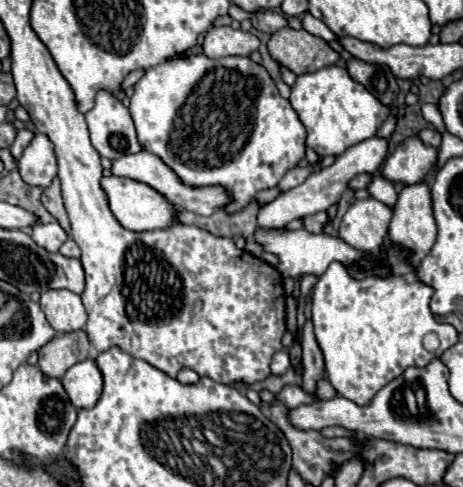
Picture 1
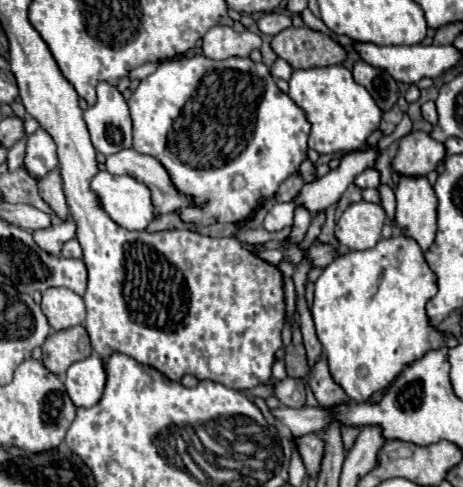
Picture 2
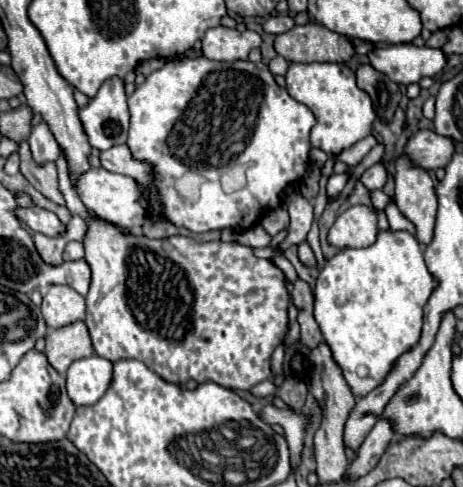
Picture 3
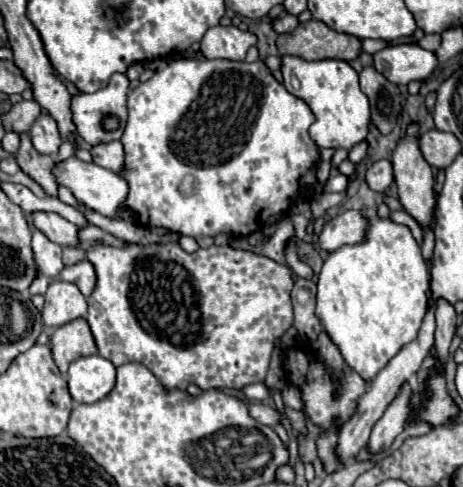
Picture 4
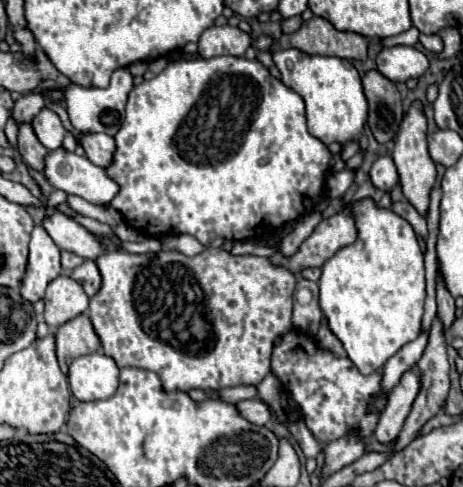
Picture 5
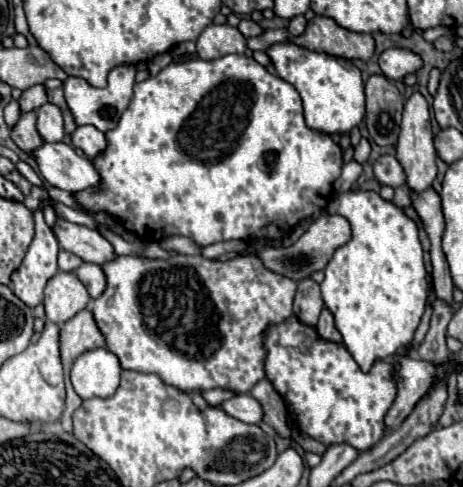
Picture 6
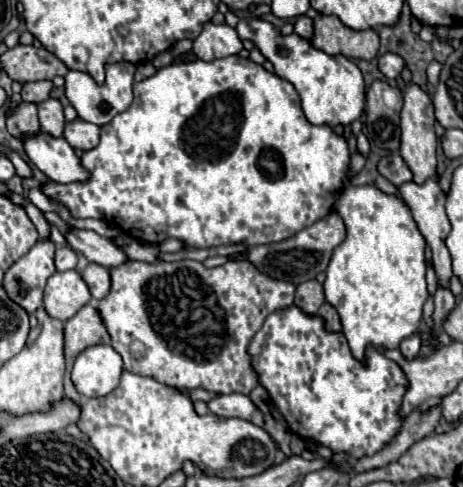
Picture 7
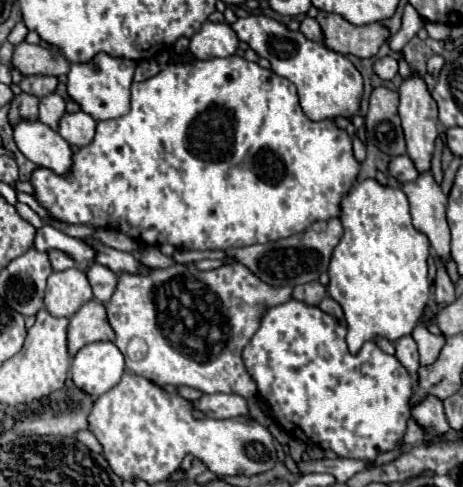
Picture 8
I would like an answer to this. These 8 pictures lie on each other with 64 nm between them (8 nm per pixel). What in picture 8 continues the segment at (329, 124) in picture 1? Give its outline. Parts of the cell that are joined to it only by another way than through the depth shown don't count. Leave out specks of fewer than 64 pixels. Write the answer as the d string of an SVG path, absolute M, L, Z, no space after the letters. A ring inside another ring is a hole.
M266 16L240 18L232 24L232 30L242 42L248 42L260 58L266 58L278 76L288 78L298 88L300 106L310 120L320 122L326 118L352 118L358 114L364 82L356 66L346 56L324 48L320 42L308 40L302 32L290 32Z

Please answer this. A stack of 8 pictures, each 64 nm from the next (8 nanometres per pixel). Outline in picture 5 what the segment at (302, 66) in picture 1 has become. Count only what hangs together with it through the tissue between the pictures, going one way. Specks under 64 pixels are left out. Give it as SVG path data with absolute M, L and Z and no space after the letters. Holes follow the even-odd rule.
M312 18L294 34L282 34L278 40L282 50L296 48L308 56L338 56L344 60L364 60L368 40L360 34L338 32L328 20Z

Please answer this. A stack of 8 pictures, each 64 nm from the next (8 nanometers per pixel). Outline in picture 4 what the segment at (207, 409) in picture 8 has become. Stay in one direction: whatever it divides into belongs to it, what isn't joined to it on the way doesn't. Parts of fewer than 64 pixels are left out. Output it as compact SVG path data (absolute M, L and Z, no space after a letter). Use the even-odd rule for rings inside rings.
M252 404L250 406L250 416L256 418L260 424L268 424L268 426L274 426L274 424L282 422L280 412L276 408L266 406L266 404Z

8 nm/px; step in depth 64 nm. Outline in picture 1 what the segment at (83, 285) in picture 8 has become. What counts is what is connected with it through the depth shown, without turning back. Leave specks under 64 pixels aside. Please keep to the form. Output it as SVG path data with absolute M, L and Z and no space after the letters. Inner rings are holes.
M46 290L40 298L40 308L58 334L82 330L86 324L84 304L70 290Z

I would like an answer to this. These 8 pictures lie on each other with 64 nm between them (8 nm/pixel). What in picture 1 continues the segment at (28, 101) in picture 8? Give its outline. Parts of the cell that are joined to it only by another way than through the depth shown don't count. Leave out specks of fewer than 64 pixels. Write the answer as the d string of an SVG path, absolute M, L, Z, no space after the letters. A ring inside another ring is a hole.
M54 178L54 182L44 190L42 194L42 204L44 208L58 220L58 224L68 232L70 236L70 222L68 222L68 216L66 216L66 208L64 208L64 202L62 202L62 194L60 194L60 180Z

